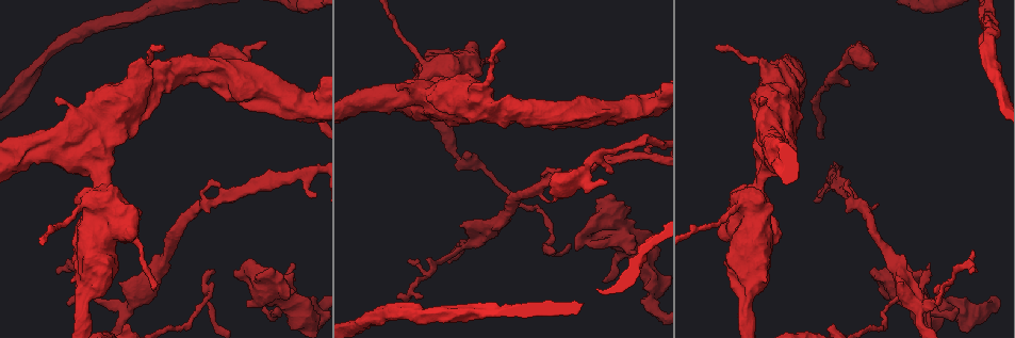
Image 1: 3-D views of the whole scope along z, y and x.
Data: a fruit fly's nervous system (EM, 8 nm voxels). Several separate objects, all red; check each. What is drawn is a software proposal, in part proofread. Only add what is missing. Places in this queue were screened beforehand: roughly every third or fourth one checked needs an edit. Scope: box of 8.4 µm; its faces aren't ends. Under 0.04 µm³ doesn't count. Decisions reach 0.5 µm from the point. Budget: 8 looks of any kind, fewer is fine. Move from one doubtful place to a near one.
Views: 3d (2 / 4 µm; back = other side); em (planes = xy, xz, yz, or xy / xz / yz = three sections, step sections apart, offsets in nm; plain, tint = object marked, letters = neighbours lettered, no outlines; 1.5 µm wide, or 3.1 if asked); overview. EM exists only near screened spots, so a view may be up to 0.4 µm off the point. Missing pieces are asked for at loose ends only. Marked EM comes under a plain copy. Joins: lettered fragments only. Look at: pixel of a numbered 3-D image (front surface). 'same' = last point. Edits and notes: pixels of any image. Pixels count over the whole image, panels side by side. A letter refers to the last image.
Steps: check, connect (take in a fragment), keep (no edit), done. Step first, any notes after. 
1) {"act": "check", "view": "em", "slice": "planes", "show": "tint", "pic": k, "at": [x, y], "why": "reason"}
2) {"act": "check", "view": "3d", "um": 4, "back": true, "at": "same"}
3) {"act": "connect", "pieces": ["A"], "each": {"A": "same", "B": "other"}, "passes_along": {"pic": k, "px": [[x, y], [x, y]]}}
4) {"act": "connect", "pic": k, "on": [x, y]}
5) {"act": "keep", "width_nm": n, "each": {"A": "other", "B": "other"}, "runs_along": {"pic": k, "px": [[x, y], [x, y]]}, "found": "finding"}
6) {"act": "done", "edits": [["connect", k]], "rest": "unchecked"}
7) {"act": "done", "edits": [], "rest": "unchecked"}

{"act": "check", "view": "em", "slice": "planes", "show": "tint", "pic": 1, "at": [261, 309], "why": "an open end"}

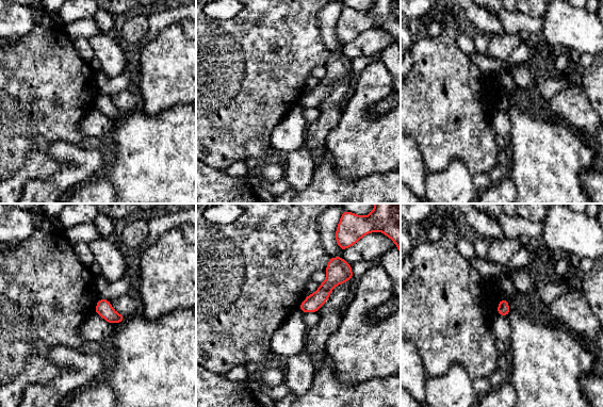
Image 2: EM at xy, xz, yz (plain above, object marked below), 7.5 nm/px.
{"act": "check", "view": "em", "slice": "planes", "show": "letters", "at": "same", "why": "what lies round it"}

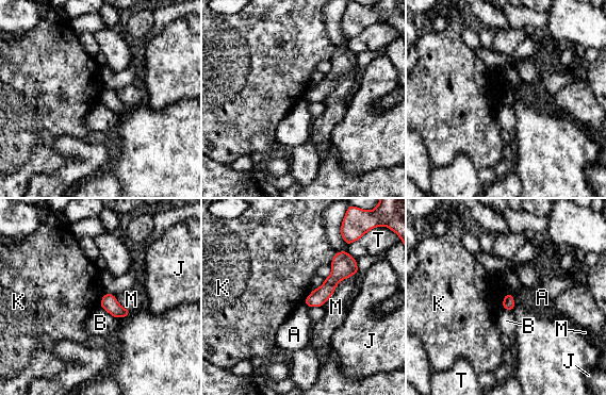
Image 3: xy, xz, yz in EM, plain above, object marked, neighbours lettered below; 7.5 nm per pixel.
{"act": "keep", "each": {"A": "other", "B": "other", "J": "other", "K": "other", "M": "other", "T": "other"}, "found": "no lettered fragment goes on from it"}

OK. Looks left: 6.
{"act": "check", "view": "em", "slice": "planes", "show": "letters", "pic": 1, "at": [613, 198], "why": "thick end"}

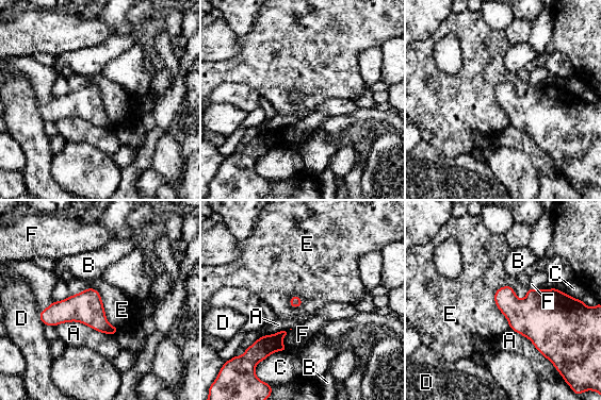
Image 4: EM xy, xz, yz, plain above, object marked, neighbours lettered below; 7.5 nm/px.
{"act": "keep", "each": {"A": "other", "B": "other", "C": "other", "D": "other", "E": "other", "F": "other"}, "border": {"pic": 4, "px": [[529, 288], [496, 292], [509, 327]]}, "found": "none of them fits"}

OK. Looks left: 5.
{"act": "check", "view": "em", "slice": "planes", "show": "tint", "pic": 1, "at": [858, 42], "why": "an open end"}

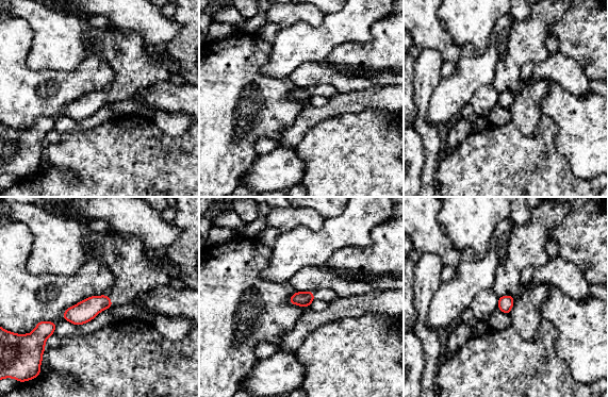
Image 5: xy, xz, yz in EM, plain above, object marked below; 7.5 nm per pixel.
{"act": "check", "view": "em", "slice": "planes", "show": "letters", "at": "same"}

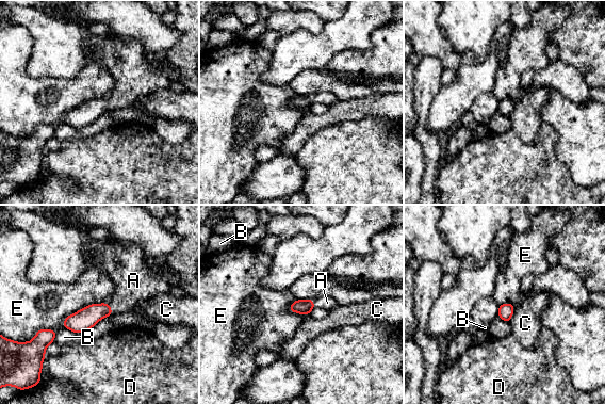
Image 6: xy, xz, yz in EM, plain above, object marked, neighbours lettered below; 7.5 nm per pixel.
{"act": "connect", "pieces": ["A"], "each": {"A": "same", "B": "other", "C": "other", "D": "other", "E": "other"}, "passes_along": {"pic": 6, "px": [[86, 318], [110, 308], [132, 284]]}, "found": "it goes on there"}

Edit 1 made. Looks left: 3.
{"act": "check", "view": "em", "slice": "yz", "step": 8, "show": "letters", "pic": 1, "at": [501, 38], "why": "an open end"}

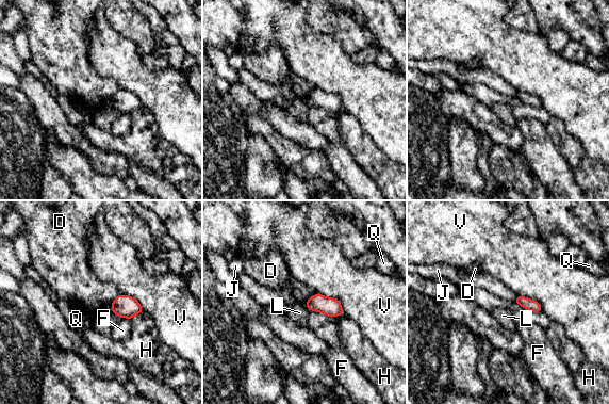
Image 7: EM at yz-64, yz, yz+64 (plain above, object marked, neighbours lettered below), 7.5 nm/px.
{"act": "keep", "longest_contact_nm": ["V", 260], "each": {"D": "other", "F": "other", "H": "other", "J": "other", "L": "other", "Q": "other", "V": "other"}, "border": {"pic": 7, "px": [[119, 294], [113, 301], [110, 309]]}, "found": "none of them fits"}

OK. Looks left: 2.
{"act": "done", "edits": [["connect", 6]], "rest": "unchecked"}

